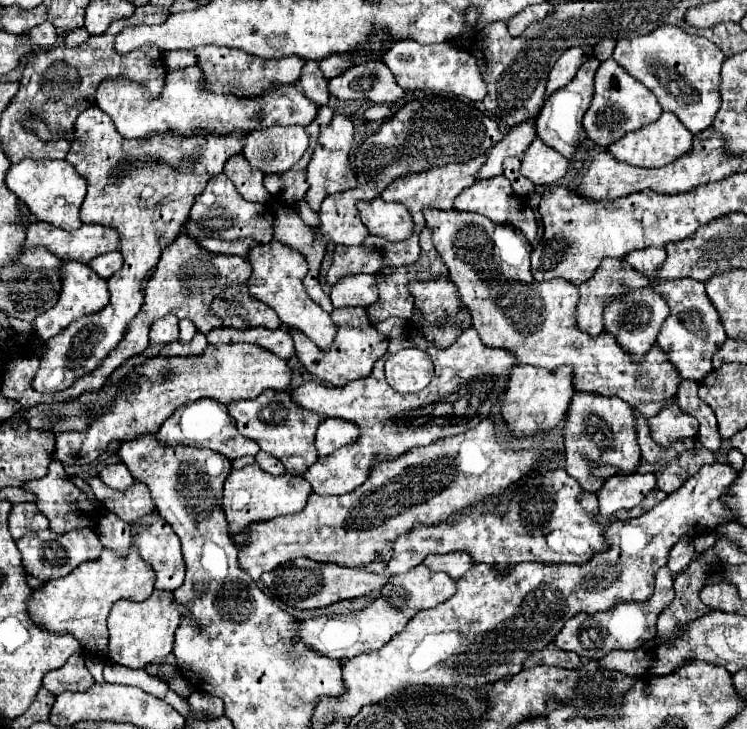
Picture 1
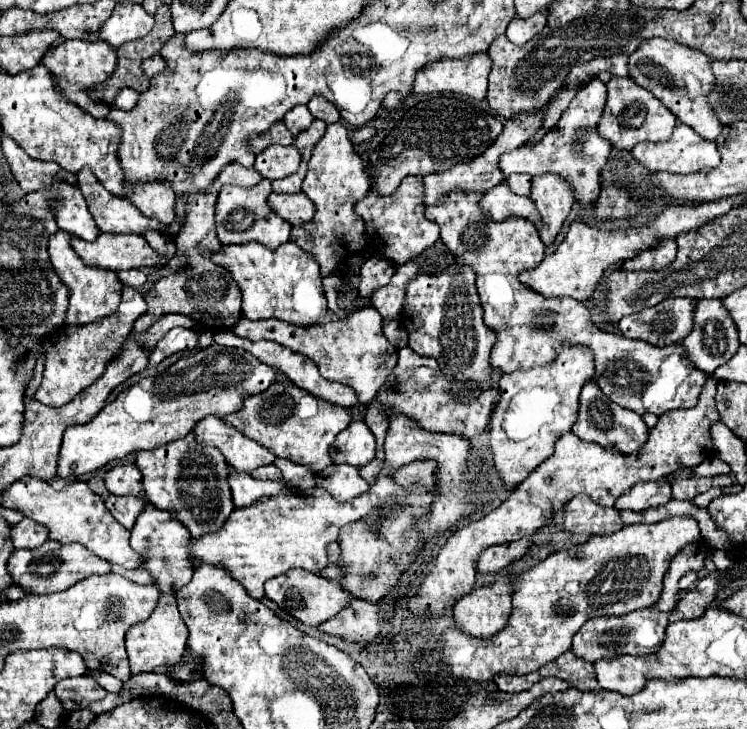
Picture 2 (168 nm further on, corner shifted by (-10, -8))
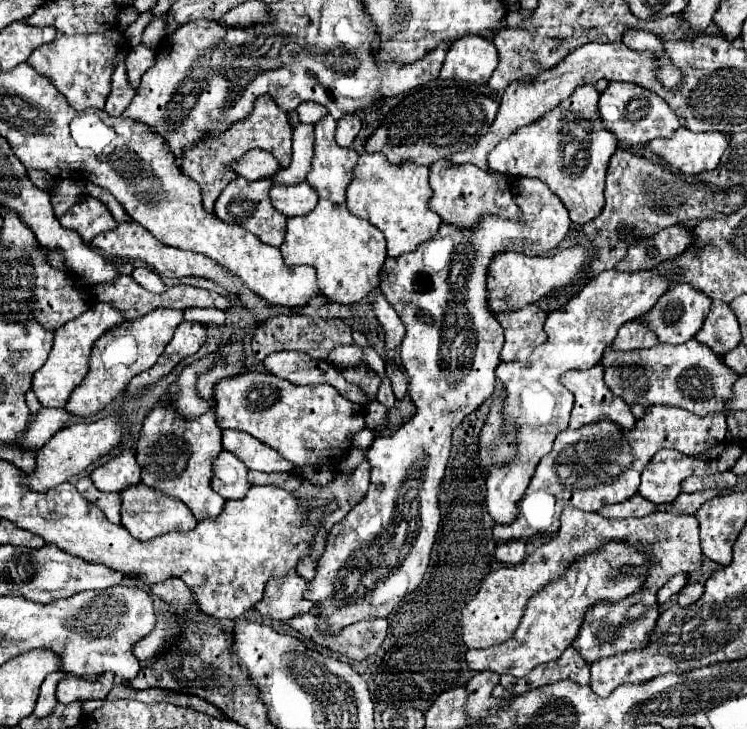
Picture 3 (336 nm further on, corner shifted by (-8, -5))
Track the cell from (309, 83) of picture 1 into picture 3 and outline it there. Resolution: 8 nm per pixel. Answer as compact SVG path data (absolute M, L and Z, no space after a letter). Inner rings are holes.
M301 102L301 106L297 106L297 114L301 122L309 122L309 124L317 124L323 116L327 116L325 106L317 104L317 102Z

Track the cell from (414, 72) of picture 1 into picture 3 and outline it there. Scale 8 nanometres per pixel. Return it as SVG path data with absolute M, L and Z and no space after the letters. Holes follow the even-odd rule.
M463 36L447 52L439 80L487 84L497 68L497 48L481 36Z

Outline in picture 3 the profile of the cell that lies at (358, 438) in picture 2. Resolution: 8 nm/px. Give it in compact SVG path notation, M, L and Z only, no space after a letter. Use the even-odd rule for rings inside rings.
M363 428L363 430L359 430L359 432L355 432L355 434L351 436L351 446L353 446L353 448L359 448L359 450L367 450L373 440L375 440L373 430Z

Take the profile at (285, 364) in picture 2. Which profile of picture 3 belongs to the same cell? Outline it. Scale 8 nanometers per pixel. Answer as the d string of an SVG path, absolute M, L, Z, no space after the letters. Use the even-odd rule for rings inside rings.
M273 352L265 358L263 362L265 370L289 380L291 384L329 384L333 386L337 392L341 392L349 402L355 404L365 404L365 392L357 386L357 384L349 384L341 374L337 374L337 370L333 370L333 366L329 366L329 362L325 360L315 360L309 358L303 352Z

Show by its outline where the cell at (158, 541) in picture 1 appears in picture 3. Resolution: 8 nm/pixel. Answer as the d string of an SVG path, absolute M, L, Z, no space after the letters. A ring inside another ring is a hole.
M145 484L123 490L121 500L123 500L123 504L121 504L123 526L137 540L151 540L151 538L155 538L159 534L167 534L167 532L187 532L197 526L197 518L179 498L165 498L163 494L157 494L155 490L149 490L149 486L145 486Z

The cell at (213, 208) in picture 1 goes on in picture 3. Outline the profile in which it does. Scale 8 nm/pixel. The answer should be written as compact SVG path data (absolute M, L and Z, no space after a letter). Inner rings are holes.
M235 178L227 184L227 188L221 192L221 196L215 202L215 216L227 224L237 224L247 228L249 232L253 232L257 238L261 238L261 242L271 244L271 246L281 246L283 238L285 238L285 222L287 218L277 212L269 200L269 190L271 190L273 182L271 178L263 178L263 180L245 180L245 178Z

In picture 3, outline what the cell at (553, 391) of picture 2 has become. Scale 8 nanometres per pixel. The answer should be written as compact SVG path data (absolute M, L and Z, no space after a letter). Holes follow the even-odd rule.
M657 268L643 272L619 272L605 270L599 276L591 278L577 296L571 298L561 310L549 312L545 322L547 342L537 346L525 362L499 364L497 378L505 386L503 398L503 436L515 432L517 454L505 464L493 464L487 474L487 510L497 524L509 524L517 518L517 502L525 494L529 480L535 472L539 460L551 452L555 436L567 428L569 414L573 408L573 394L563 386L561 378L569 370L589 370L601 356L605 346L609 346L617 330L641 314L653 308L657 298L671 288L671 282L665 282Z

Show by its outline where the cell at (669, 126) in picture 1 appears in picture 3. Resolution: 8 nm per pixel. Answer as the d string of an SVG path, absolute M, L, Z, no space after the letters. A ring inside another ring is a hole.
M681 126L673 138L657 138L649 142L653 154L661 156L683 174L713 170L727 146L729 140L721 132L693 132L685 126Z

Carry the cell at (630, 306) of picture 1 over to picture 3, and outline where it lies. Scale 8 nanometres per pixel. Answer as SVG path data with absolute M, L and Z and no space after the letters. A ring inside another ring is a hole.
M677 284L671 290L667 290L655 302L655 306L649 312L645 312L639 320L645 322L651 332L657 334L659 342L683 344L683 342L687 342L689 338L693 338L697 334L697 330L701 328L701 324L705 320L705 314L709 312L709 306L711 306L711 298L707 298L699 290L693 290L689 284Z

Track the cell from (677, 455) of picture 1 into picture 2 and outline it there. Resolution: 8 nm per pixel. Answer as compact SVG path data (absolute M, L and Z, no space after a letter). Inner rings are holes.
M729 475L719 477L689 477L689 479L675 479L673 481L673 497L675 499L693 499L699 493L705 493L711 487L727 487L731 485Z

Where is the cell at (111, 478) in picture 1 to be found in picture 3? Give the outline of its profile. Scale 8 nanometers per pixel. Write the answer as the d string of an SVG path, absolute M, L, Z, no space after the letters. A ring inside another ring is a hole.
M125 450L123 454L111 458L91 472L91 480L97 488L101 488L101 492L121 492L129 486L137 486L141 482L141 474L135 454Z

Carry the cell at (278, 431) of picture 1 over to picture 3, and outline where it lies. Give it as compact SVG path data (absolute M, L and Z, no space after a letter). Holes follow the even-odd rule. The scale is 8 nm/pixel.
M245 372L243 376L225 378L215 386L215 414L217 426L221 430L241 430L257 440L275 448L285 460L293 466L323 466L331 458L335 464L341 456L347 454L349 448L349 434L365 428L365 408L345 400L333 386L319 384L319 386L295 386L287 380L281 380L269 372Z

